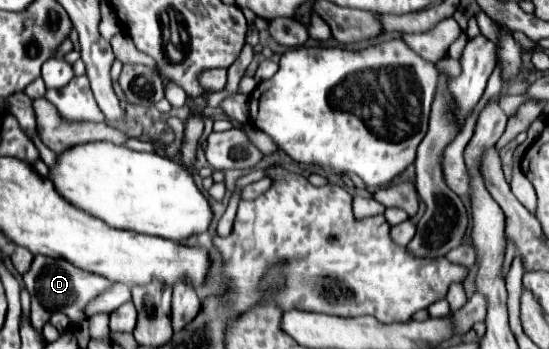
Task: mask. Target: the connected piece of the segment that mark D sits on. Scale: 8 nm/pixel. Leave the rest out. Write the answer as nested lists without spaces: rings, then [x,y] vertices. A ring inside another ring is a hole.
[[[36,255],[30,271],[24,275],[24,285],[32,297],[32,313],[30,313],[32,325],[36,329],[42,329],[44,323],[48,323],[48,319],[54,313],[64,313],[74,323],[82,321],[88,301],[92,301],[92,297],[98,297],[100,293],[104,293],[104,289],[110,289],[114,285],[114,281],[108,281],[106,277],[98,277],[98,273],[86,273],[86,269],[70,265],[64,259]]]

